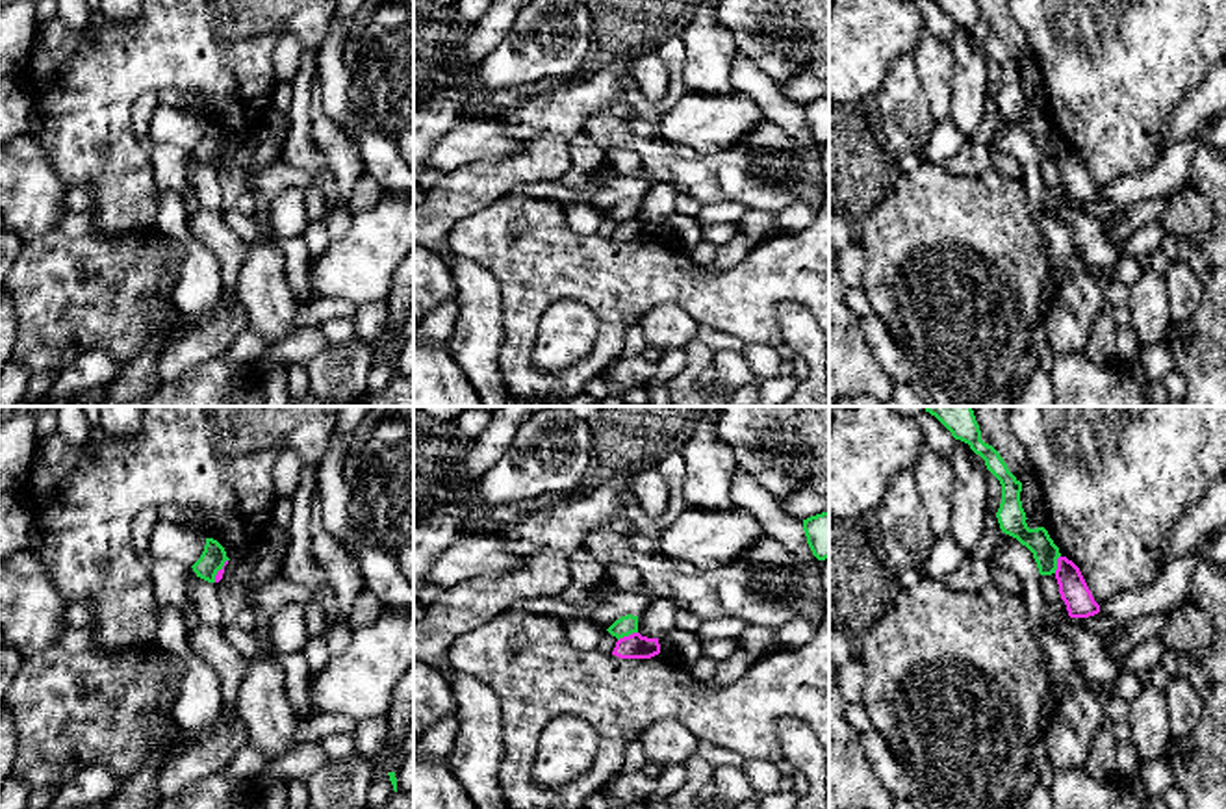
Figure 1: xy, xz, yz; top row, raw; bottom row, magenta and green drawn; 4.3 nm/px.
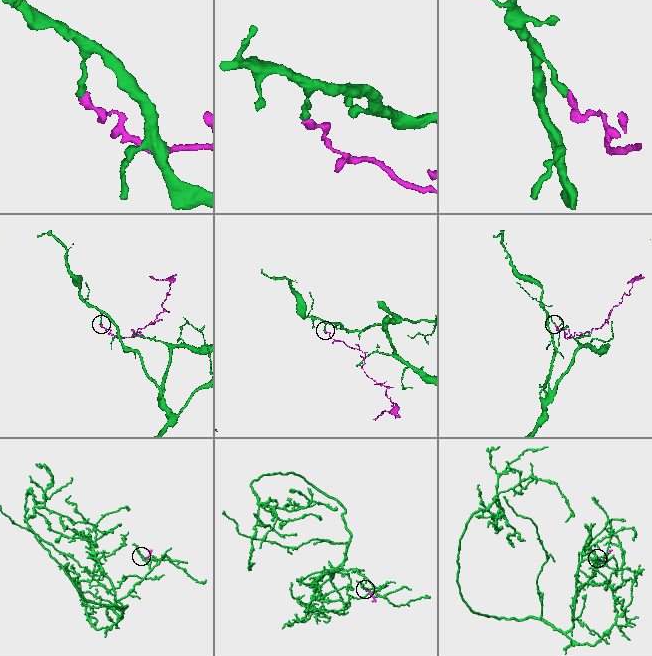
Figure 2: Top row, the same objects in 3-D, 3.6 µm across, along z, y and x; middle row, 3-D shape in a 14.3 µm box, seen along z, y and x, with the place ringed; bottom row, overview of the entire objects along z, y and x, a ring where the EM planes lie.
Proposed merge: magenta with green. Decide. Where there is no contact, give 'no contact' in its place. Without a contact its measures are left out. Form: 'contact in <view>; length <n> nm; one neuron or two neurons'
contact in xz; length 100 nm; two neurons

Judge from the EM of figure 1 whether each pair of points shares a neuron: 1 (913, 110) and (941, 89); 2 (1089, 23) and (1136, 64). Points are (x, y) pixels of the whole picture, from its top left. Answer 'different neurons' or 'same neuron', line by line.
1: different neurons
2: same neuron

